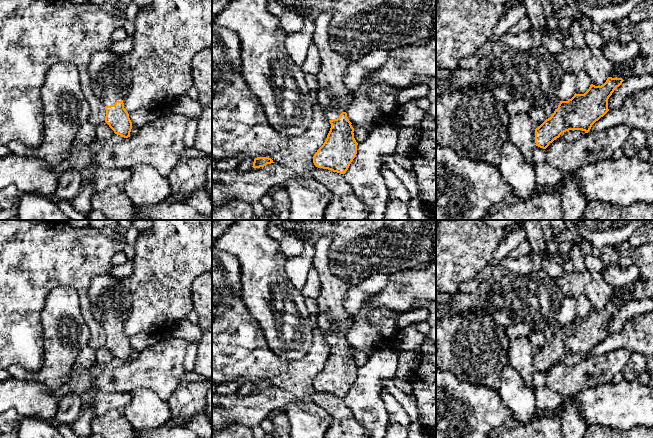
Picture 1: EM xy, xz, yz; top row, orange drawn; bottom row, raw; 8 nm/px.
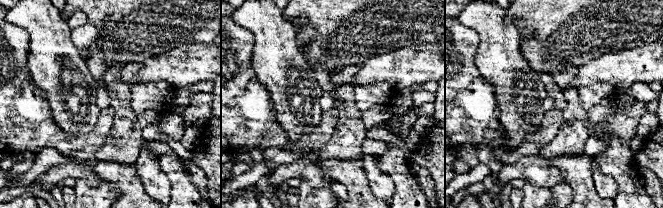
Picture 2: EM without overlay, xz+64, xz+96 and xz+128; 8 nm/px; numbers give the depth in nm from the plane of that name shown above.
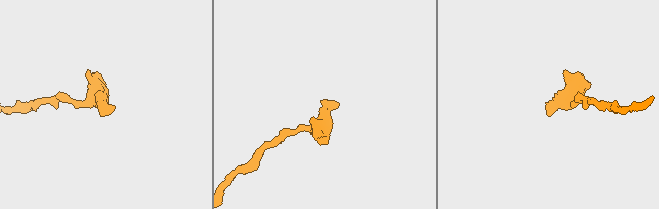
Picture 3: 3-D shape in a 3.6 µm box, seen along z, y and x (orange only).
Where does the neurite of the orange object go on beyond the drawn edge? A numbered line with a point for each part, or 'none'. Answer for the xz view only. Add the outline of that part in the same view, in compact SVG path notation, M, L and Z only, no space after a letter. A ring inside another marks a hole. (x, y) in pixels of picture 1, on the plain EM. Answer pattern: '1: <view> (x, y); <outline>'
1: xz (333, 320); M327 236L316 241L313 261L321 284L317 298L317 324L328 344L339 342L342 336L347 337L353 321L353 315L343 306L343 299L350 286L333 274L329 267L328 253L331 241Z

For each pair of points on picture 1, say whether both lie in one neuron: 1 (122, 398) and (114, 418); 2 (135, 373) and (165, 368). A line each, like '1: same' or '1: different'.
1: different
2: same

